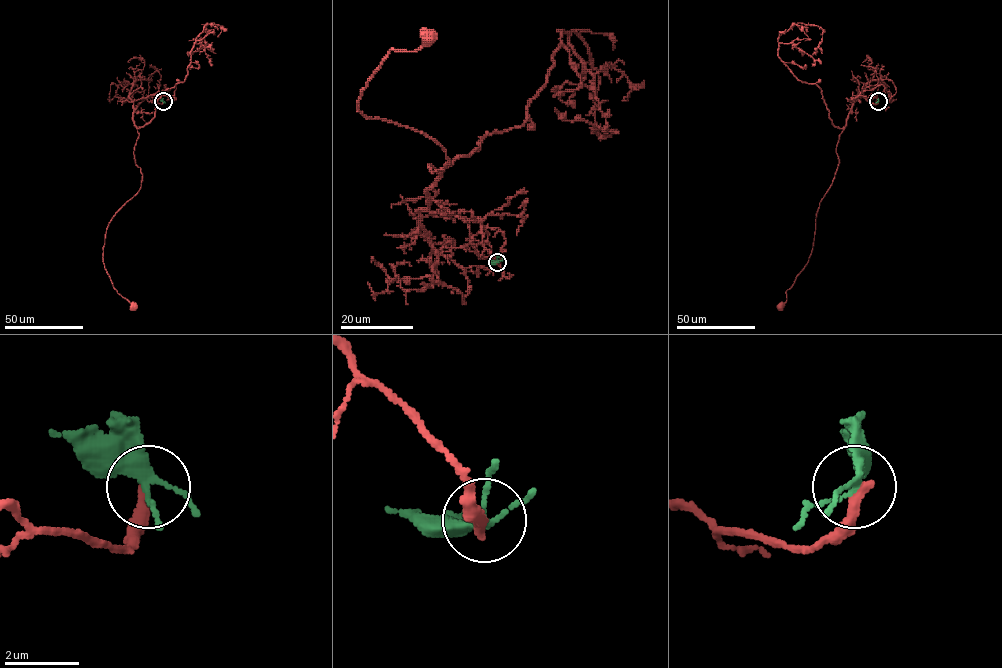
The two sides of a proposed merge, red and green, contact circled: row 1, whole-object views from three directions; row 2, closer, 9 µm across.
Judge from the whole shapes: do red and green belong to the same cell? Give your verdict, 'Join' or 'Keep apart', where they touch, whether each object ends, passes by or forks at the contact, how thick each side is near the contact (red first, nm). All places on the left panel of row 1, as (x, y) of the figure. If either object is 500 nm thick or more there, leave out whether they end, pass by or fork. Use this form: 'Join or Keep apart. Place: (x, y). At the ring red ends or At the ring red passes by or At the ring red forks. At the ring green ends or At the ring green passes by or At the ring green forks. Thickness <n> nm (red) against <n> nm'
Keep apart. Place: (163, 101). At the ring red ends. At the ring green forks. Thickness 320 nm (red) against 200 nm

